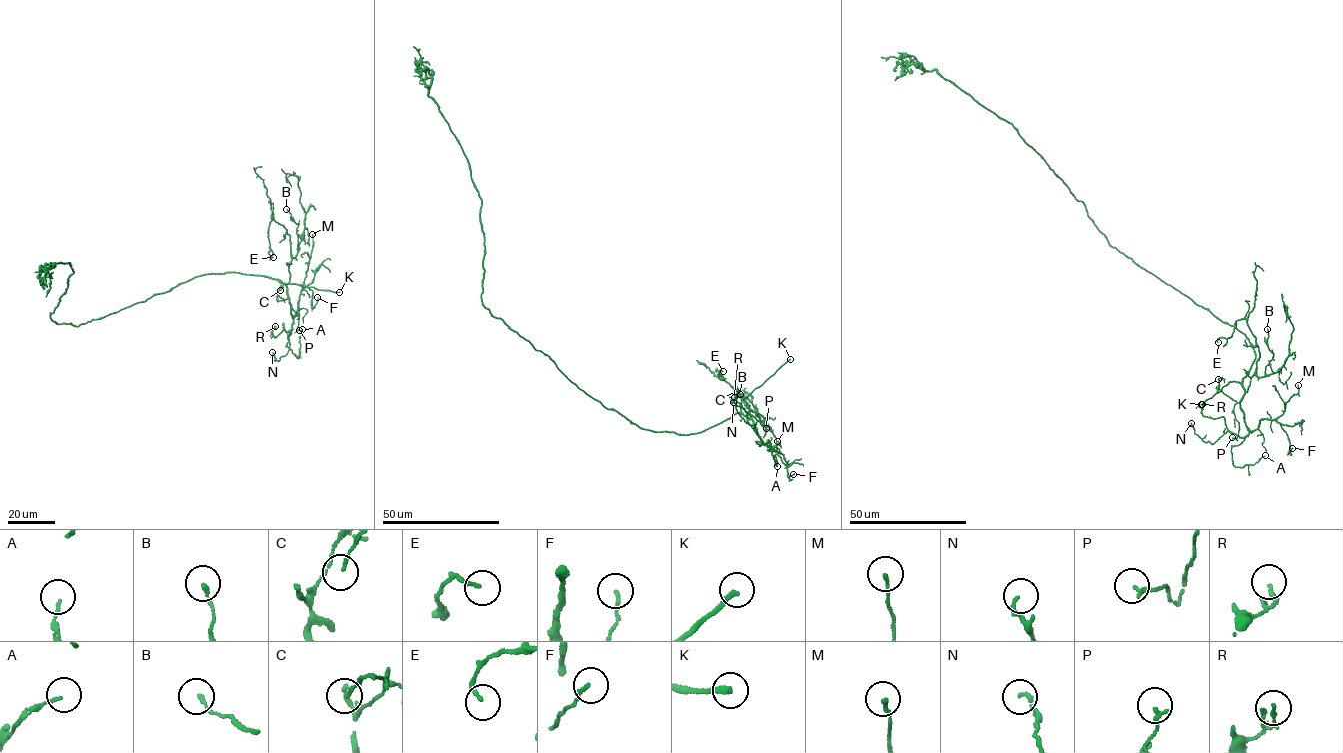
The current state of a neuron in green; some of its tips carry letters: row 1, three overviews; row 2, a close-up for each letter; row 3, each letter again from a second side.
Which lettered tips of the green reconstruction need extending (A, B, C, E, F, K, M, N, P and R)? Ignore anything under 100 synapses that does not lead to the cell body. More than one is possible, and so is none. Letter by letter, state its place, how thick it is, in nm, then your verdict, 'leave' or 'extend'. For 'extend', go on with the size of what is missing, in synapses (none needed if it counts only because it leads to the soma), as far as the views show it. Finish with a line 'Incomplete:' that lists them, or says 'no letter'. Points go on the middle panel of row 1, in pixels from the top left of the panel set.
A: at (777, 466); 110 nm thick; leave
B: at (740, 394); 150 nm thick; leave
C: at (736, 391); 130 nm thick; leave
E: at (723, 371); 130 nm thick; leave
F: at (793, 474); 130 nm thick; leave
K: at (790, 359); 240 nm thick; extend
M: at (777, 441); 140 nm thick; leave
N: at (733, 402); 140 nm thick; leave
P: at (766, 428); 140 nm thick; leave
R: at (734, 397); 130 nm thick; leave
Incomplete: K

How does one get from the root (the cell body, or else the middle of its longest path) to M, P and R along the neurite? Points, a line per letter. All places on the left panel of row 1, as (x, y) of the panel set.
M: (107, 316), (197, 276), (234, 271), (277, 278), (286, 288), (293, 316), (310, 257), (312, 234)
P: (107, 316), (197, 276), (234, 271), (277, 278), (285, 285), (292, 309), (299, 313), (297, 328), (299, 330)
R: (107, 316), (197, 276), (234, 271), (285, 285), (292, 330), (286, 331), (283, 323), (276, 337), (275, 326)

